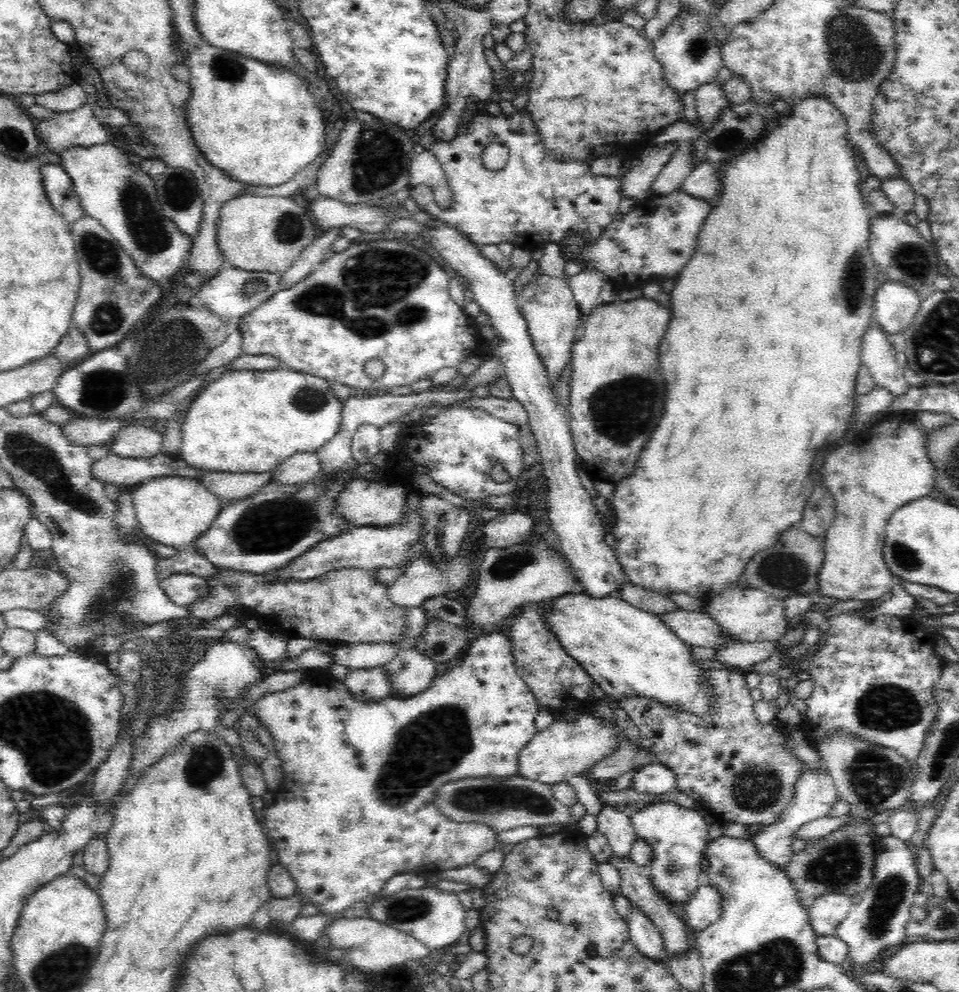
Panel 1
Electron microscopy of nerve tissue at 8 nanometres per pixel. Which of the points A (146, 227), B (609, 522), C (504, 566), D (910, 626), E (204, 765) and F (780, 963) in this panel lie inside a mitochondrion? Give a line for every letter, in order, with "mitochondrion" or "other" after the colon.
A: mitochondrion
B: other
C: mitochondrion
D: other
E: mitochondrion
F: mitochondrion

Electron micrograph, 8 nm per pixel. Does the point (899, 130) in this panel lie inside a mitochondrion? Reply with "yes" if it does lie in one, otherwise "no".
no

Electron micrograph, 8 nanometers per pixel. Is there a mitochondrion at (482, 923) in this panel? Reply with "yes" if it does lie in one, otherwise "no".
no

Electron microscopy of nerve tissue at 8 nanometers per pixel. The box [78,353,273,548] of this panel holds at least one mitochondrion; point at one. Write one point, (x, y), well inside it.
(102, 389)

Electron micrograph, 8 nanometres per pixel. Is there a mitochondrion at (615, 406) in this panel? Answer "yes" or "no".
yes

